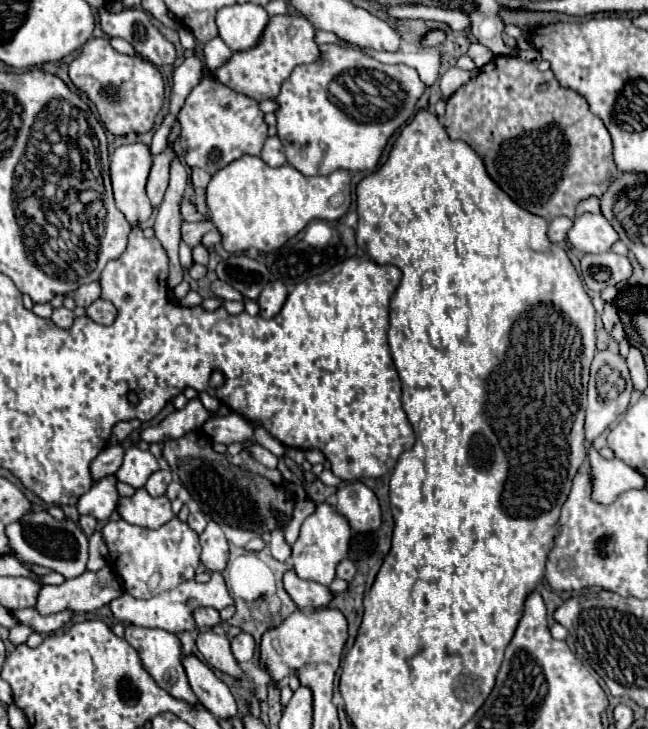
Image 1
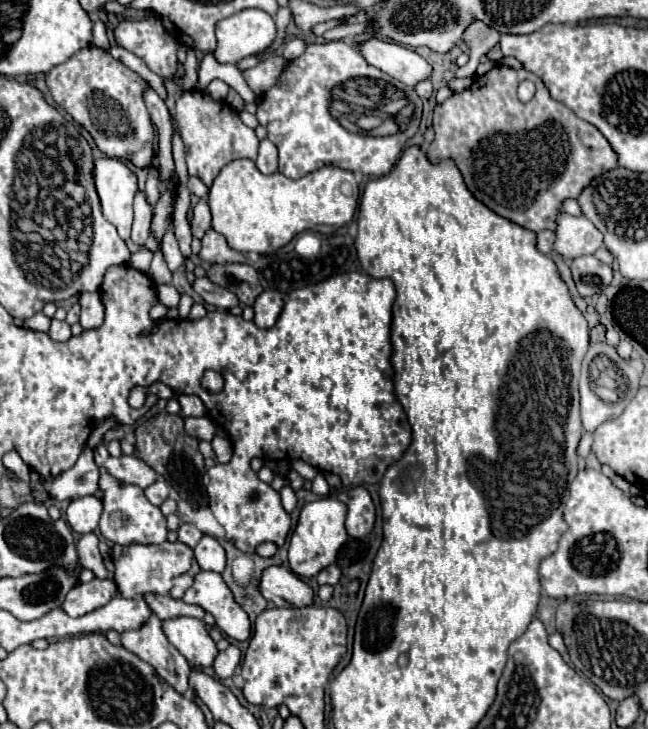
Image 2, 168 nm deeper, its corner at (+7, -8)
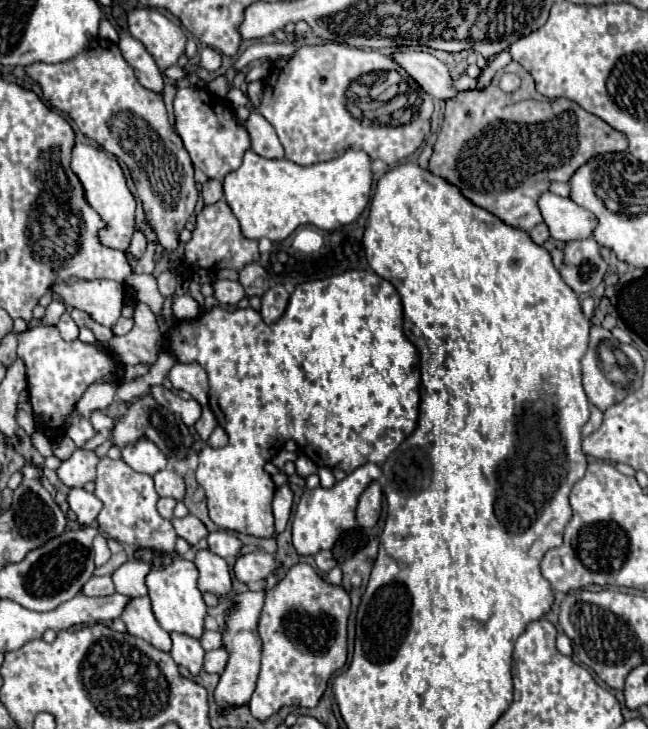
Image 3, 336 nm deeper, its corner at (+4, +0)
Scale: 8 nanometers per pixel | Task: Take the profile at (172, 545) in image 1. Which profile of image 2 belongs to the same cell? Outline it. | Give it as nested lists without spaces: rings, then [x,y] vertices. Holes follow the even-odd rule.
[[[163,541],[159,545],[141,545],[141,543],[113,545],[111,555],[115,563],[113,575],[115,575],[117,589],[123,597],[131,597],[131,599],[143,599],[147,593],[169,595],[173,587],[173,579],[187,573],[193,561],[193,549],[183,545],[181,541],[175,543]]]

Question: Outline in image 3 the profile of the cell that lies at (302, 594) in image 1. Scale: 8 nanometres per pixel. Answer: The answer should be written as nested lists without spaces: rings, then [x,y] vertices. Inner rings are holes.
[[[246,553],[236,559],[234,575],[248,587],[260,587],[276,567],[278,561],[270,553]]]

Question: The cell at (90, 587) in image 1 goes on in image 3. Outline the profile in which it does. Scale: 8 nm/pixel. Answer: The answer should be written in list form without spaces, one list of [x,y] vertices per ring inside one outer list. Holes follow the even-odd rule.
[[[92,577],[84,587],[82,587],[84,595],[90,597],[102,597],[102,595],[112,595],[116,593],[114,589],[114,581],[112,577]]]

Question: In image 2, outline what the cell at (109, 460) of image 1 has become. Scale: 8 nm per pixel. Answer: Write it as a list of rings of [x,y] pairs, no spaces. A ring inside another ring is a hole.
[[[87,447],[69,471],[61,473],[51,485],[45,487],[57,501],[93,495],[99,489],[99,467],[93,459],[93,451]]]

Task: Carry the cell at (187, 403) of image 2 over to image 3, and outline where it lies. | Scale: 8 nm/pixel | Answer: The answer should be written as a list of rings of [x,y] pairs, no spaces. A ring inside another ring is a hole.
[[[176,363],[170,371],[174,389],[188,391],[200,405],[208,403],[208,377],[200,363]]]

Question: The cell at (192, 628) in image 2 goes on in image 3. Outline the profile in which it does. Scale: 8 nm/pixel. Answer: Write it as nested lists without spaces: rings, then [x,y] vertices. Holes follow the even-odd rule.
[[[176,557],[172,563],[168,563],[164,569],[152,569],[146,575],[146,587],[148,597],[152,601],[154,617],[158,619],[160,627],[166,631],[180,631],[192,637],[200,637],[204,631],[204,617],[206,617],[206,603],[202,599],[202,593],[196,585],[198,581],[198,569],[192,561],[186,561],[182,557]]]

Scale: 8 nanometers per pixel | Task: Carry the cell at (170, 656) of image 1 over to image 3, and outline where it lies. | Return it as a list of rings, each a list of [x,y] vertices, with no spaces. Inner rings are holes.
[[[134,597],[124,607],[120,619],[126,623],[126,629],[130,635],[136,635],[154,647],[162,651],[170,651],[172,641],[168,639],[168,633],[156,623],[156,617],[152,615],[152,607],[148,603],[148,597]]]

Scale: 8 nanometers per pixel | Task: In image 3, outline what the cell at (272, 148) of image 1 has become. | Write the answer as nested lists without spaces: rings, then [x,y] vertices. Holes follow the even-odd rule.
[[[250,107],[250,115],[248,115],[244,127],[248,129],[254,153],[258,153],[266,159],[282,159],[284,157],[284,147],[278,141],[274,127],[260,115],[258,107]]]

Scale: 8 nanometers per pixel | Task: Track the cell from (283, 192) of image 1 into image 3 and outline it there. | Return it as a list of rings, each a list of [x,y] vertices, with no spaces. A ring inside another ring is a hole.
[[[248,149],[240,169],[224,177],[224,199],[232,207],[232,213],[238,217],[242,233],[248,239],[268,237],[270,241],[284,241],[300,225],[336,231],[354,223],[368,207],[372,195],[370,167],[372,159],[356,149],[348,149],[338,159],[308,167],[286,157],[266,159]]]

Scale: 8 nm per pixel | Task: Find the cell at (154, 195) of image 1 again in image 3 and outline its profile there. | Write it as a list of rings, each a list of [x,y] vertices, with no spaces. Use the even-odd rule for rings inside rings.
[[[140,231],[134,233],[128,251],[130,251],[130,255],[132,255],[134,259],[140,259],[140,257],[144,255],[144,251],[146,251],[146,237],[144,237]]]

